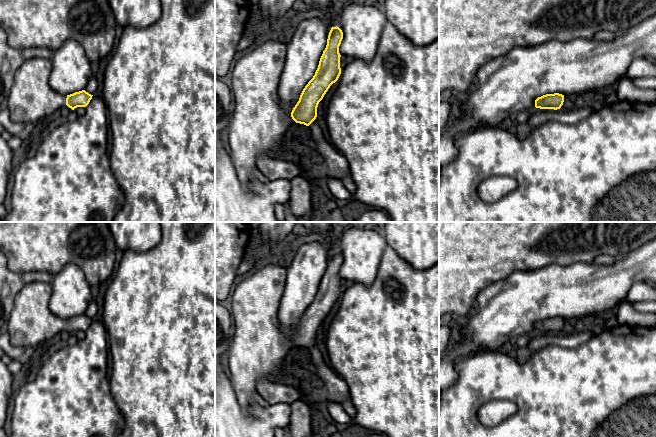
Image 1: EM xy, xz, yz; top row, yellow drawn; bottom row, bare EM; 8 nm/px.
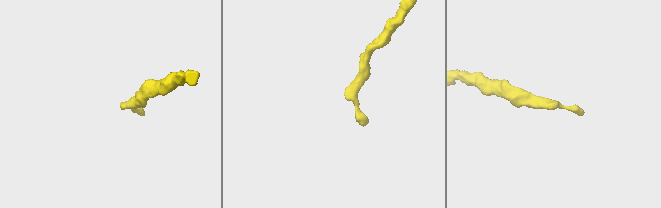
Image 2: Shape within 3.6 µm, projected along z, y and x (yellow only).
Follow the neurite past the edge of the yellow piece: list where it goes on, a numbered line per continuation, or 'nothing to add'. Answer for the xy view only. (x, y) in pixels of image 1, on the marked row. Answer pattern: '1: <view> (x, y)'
1: xy (31, 99)

